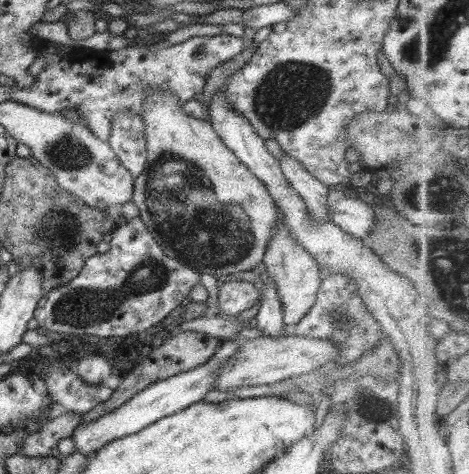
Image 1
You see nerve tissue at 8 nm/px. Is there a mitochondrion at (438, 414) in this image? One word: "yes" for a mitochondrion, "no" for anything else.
no

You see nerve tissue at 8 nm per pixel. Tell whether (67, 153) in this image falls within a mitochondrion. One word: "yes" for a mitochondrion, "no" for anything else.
yes

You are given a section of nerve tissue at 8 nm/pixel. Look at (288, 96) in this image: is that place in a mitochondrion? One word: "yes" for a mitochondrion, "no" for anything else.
yes

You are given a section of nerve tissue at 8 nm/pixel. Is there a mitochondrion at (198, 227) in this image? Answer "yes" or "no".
yes

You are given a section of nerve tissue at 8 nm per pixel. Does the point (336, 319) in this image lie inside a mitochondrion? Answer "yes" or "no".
yes

